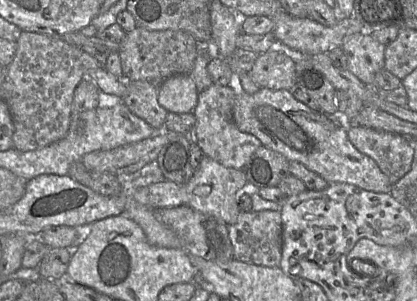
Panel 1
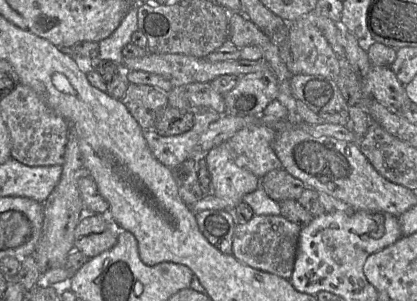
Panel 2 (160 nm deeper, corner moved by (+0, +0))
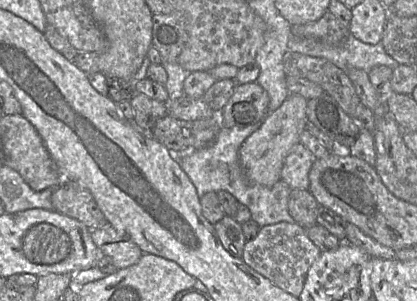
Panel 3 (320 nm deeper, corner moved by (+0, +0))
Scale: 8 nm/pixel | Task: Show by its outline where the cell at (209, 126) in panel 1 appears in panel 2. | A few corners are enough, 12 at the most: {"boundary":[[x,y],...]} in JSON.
{"boundary":[[257,124],[226,143],[237,165],[261,179],[282,168],[276,132]]}

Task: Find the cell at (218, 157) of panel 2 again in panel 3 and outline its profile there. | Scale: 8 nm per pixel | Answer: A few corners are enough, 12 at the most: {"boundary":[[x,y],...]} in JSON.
{"boundary":[[290,94],[243,142],[250,182],[281,180],[306,129],[307,101]]}

